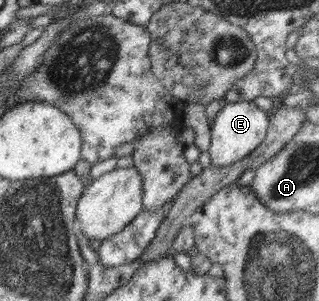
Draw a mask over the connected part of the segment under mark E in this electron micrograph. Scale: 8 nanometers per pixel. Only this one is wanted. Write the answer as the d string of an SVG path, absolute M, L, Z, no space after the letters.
M252 101L239 103L222 103L222 108L216 114L215 121L210 127L211 140L208 152L213 166L229 166L247 157L266 137L270 113L263 111Z

